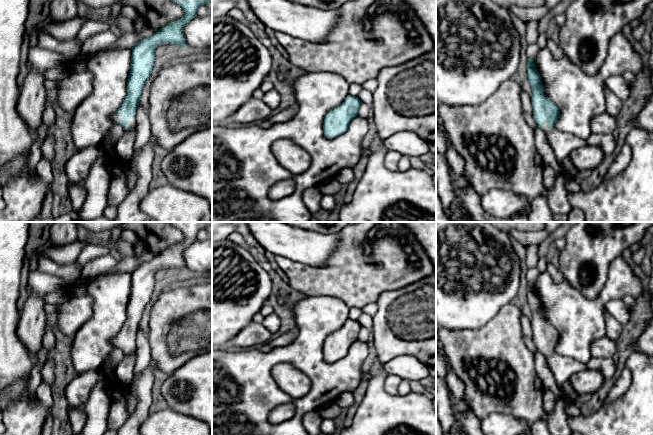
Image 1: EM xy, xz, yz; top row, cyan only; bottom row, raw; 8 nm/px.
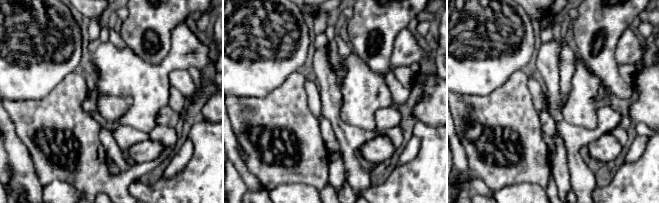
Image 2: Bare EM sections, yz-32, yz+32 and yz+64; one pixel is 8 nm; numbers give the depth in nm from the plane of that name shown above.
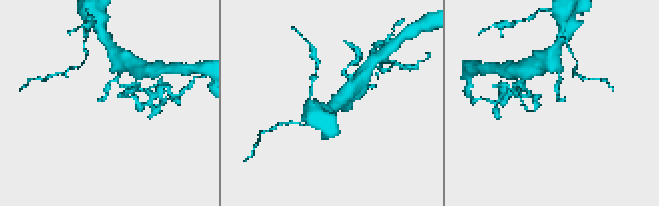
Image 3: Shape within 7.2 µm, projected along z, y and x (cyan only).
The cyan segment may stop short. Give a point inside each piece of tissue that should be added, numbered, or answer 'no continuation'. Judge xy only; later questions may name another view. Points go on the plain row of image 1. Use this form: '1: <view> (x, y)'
1: xy (132, 347)

